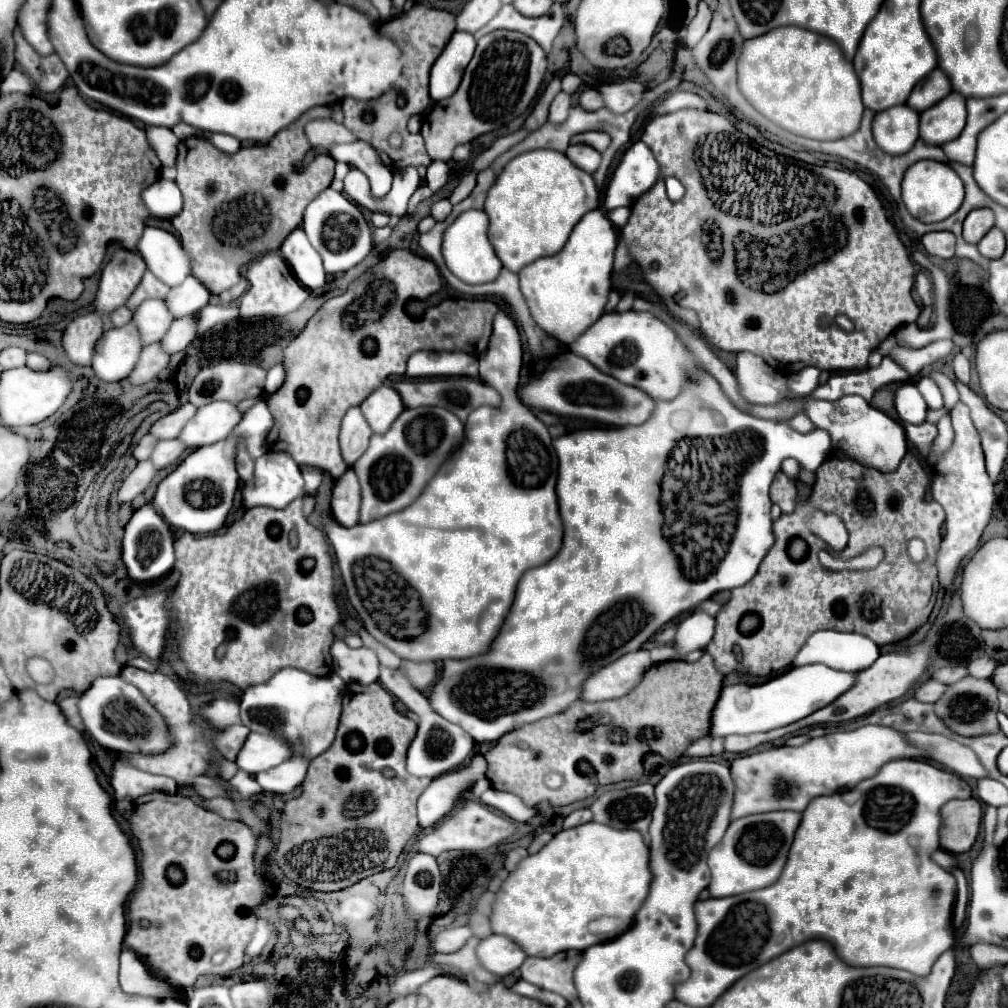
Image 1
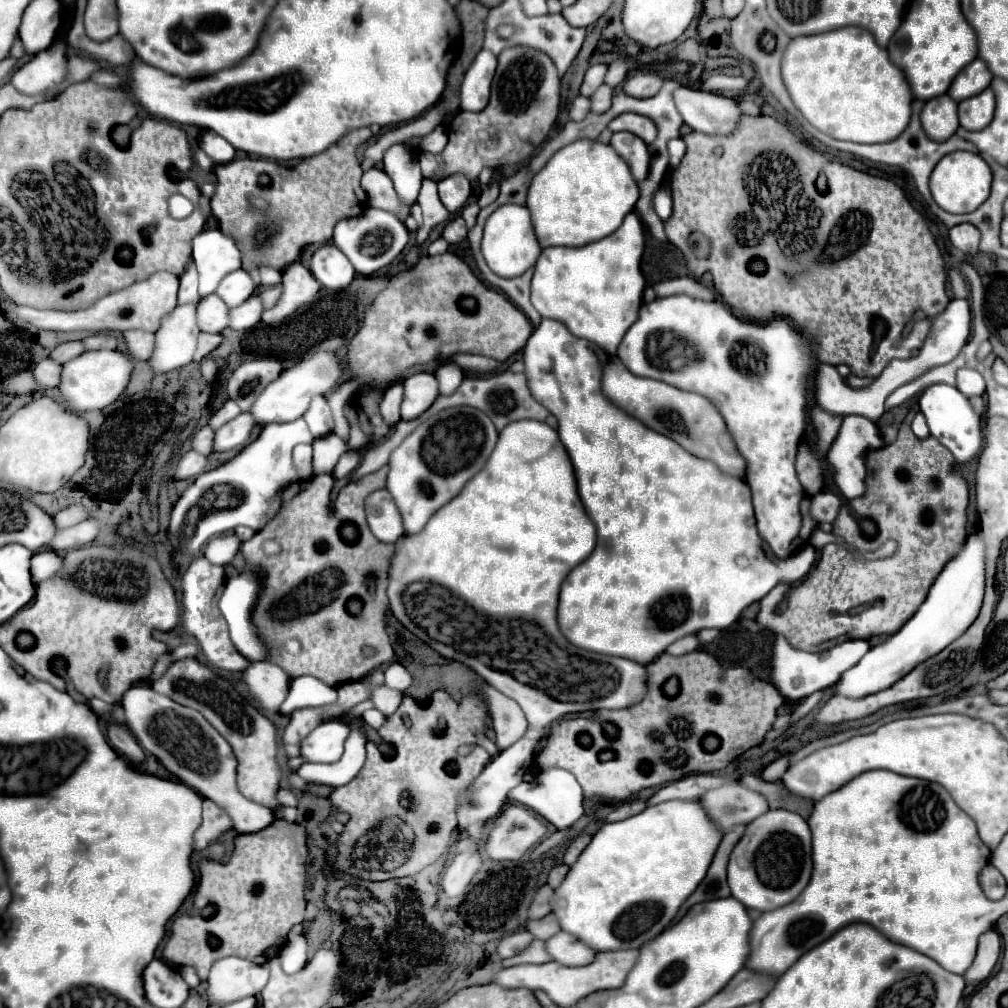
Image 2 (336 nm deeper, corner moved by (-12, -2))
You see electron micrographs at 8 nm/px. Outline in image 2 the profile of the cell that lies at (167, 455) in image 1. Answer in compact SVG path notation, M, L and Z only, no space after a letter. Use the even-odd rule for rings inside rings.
M239 414L235 420L223 424L219 430L215 430L213 438L213 452L225 452L233 448L241 448L255 426L255 420L249 414Z

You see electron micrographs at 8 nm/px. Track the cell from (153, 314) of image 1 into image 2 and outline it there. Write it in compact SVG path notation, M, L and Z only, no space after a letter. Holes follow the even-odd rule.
M209 294L209 296L201 298L199 306L197 306L199 330L211 332L211 334L223 332L227 328L227 312L229 312L229 308L221 302L219 296Z

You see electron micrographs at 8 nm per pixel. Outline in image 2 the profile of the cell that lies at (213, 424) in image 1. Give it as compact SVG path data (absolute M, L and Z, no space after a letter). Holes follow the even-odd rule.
M317 352L311 360L303 360L297 366L285 370L275 382L271 382L267 386L267 390L263 390L263 394L259 394L259 398L255 400L255 404L251 406L251 410L247 410L255 422L259 426L267 426L271 422L291 422L297 420L305 414L311 398L315 394L327 394L331 392L341 378L341 368L337 358L331 352Z

